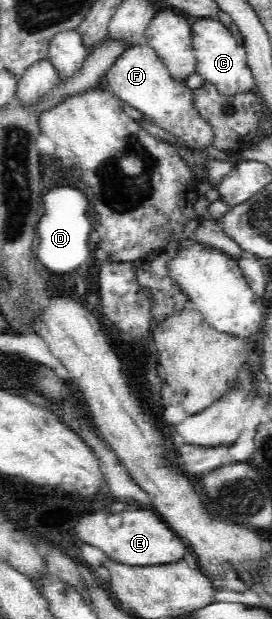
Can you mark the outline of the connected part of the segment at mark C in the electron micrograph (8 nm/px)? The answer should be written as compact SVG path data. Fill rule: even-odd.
M208 17L191 20L192 49L197 60L197 72L220 94L244 94L256 91L253 70L249 67L247 52L236 30L227 28L220 20Z

